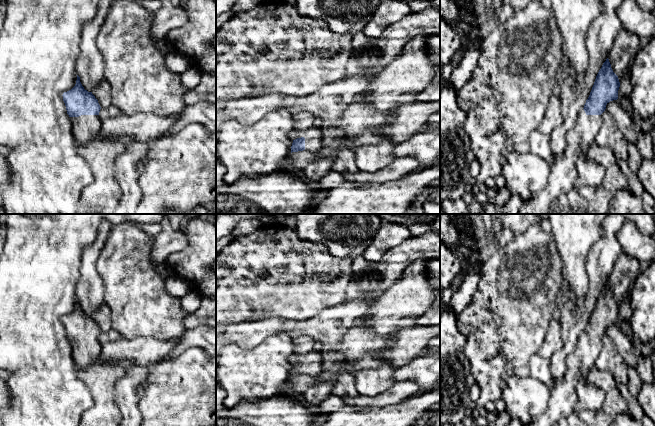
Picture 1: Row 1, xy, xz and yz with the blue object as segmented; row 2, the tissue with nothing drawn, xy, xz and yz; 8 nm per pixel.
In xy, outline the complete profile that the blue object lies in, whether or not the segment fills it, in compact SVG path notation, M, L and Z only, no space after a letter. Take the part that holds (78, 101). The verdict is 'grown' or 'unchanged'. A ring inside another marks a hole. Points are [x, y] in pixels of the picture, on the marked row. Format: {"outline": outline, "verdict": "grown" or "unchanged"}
{"outline": "M78 75L75 86L62 96L78 145L94 140L100 132L102 122L98 100L92 92L84 89Z", "verdict": "grown"}

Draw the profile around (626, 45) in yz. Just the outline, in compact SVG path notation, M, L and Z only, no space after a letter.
M622 28L615 38L608 59L619 82L630 65L630 60L636 55L640 46L640 37Z

